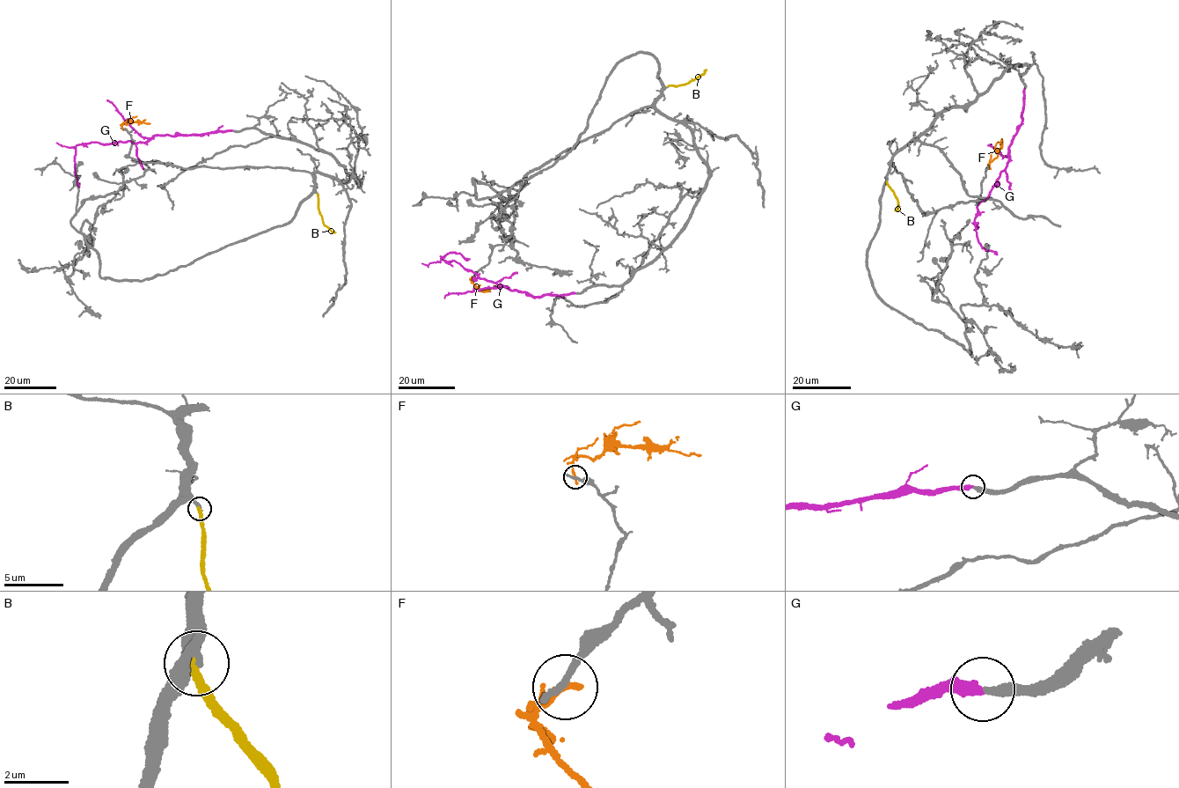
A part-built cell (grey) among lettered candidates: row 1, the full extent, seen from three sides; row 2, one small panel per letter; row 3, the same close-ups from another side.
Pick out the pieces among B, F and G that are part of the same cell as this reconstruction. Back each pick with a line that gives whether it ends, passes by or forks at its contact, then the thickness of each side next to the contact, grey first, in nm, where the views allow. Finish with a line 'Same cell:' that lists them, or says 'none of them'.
G: it ends there; 280 nm thick on the grey side, 280 nm on the other
Same cell: G

